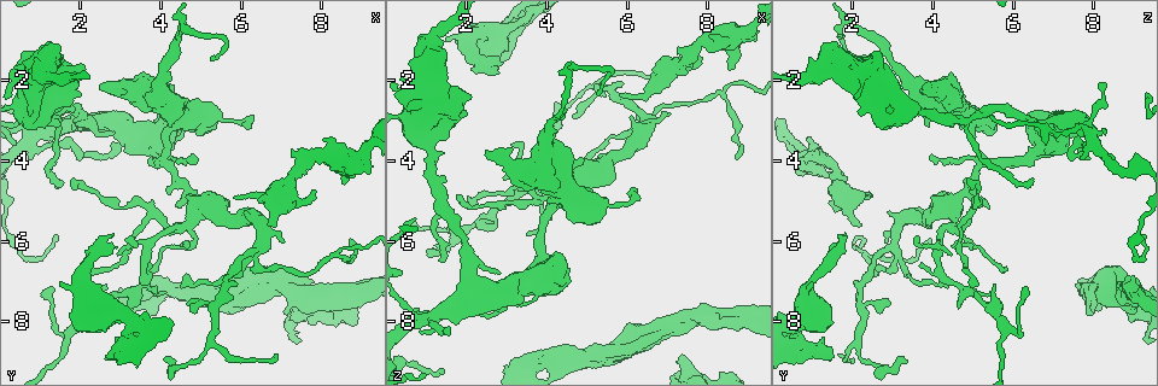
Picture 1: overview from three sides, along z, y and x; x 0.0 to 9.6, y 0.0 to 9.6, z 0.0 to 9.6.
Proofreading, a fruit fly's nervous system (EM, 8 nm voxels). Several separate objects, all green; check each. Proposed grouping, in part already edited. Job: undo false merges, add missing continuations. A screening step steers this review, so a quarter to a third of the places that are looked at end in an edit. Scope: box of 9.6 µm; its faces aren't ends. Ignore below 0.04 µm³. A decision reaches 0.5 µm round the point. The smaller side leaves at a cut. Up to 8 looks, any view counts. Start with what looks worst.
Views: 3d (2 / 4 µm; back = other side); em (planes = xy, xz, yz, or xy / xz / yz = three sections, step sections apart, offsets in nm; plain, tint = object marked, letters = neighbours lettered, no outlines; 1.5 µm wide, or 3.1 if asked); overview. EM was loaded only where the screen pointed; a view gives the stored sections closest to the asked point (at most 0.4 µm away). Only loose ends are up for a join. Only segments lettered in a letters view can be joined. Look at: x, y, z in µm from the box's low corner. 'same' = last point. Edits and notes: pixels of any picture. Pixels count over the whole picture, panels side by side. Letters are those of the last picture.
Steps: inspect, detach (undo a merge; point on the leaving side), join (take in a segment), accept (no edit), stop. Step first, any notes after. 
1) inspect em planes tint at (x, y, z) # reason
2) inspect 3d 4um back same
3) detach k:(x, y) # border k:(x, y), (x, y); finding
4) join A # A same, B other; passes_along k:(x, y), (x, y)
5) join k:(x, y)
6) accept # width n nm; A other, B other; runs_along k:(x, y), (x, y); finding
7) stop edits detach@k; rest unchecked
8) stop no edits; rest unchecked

inspect em planes letters at (7.20, 7.95, 9.05) # an open end

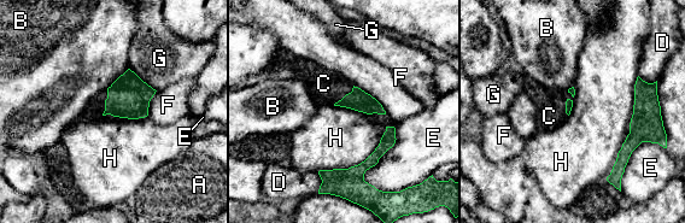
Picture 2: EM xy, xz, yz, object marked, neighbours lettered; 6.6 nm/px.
join C # A other, B other, C same, D other, E other, F other, G other, H other; it goes on there

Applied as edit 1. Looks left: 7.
inspect overview # see it whole again

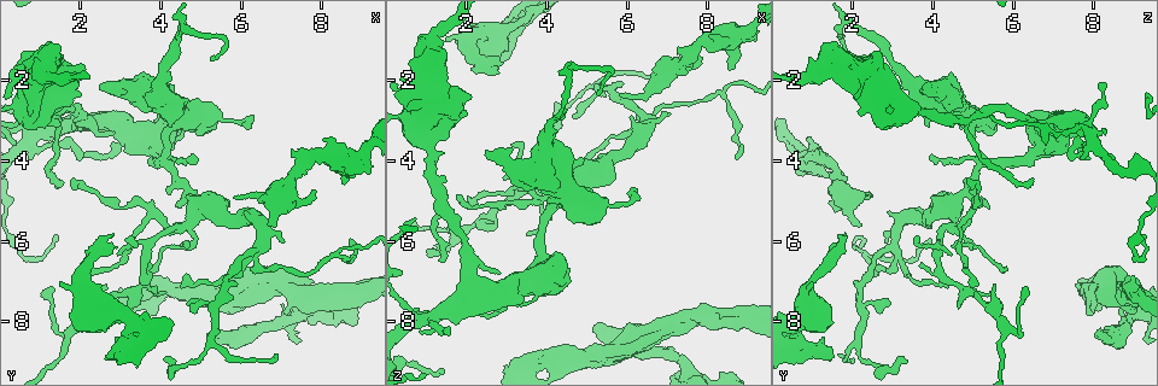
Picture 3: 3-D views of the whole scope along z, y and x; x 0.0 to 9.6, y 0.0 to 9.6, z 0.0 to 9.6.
inspect 3d 4um at (1.45, 7.10, 1.00)

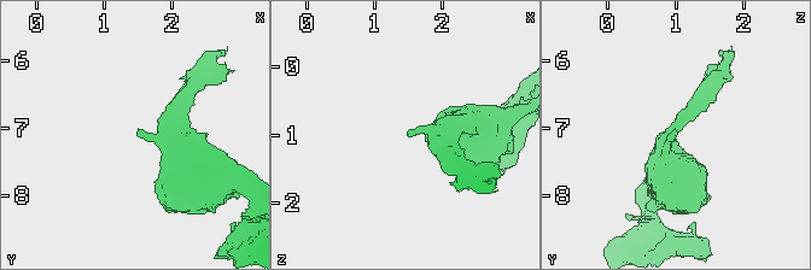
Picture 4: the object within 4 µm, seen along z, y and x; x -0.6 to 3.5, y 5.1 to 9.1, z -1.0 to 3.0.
inspect em planes plain at (1.50, 7.10, 0.95) # now the EM

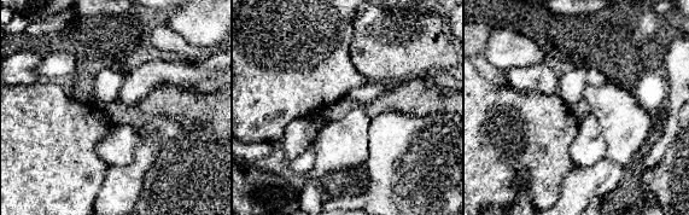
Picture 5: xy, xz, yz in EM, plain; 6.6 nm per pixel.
inspect em planes letters same # what lies round it

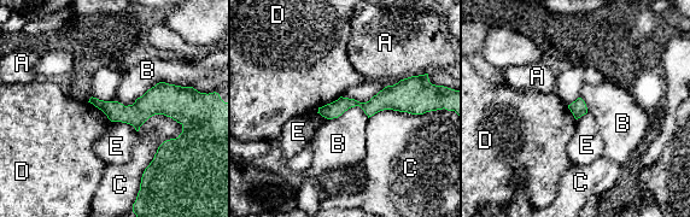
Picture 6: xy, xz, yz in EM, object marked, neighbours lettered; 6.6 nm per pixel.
accept # longest_contact B 280 nm; A other, B other, C other, D other, E other; runs_along 6:(395, 100), (321, 110); none of them fits

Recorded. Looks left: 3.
inspect em planes letters at (3.10, 6.00, 3.60) # free end

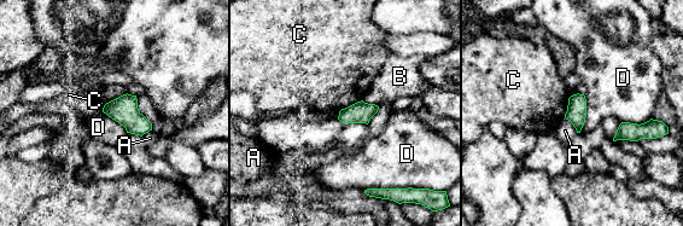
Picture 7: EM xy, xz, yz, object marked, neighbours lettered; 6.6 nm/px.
accept # A other, B other, C other, D other; border 7:(584, 94), (585, 122), (579, 132); no lettered segment goes on from it

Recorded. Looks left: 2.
stop edits join@2; rest unchecked

